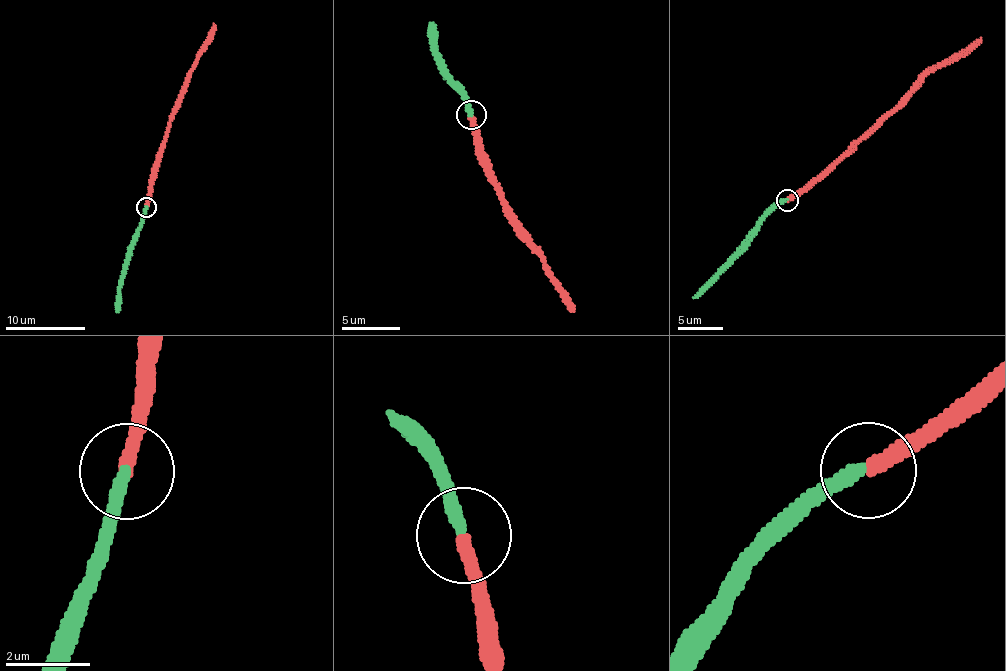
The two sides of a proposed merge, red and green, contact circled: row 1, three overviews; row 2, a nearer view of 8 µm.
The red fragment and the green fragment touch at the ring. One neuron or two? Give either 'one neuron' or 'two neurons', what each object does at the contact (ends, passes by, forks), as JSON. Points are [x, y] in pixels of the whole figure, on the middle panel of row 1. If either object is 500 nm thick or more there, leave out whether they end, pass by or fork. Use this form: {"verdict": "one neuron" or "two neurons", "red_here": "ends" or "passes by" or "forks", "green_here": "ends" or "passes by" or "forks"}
{"verdict": "one neuron", "red_here": "ends", "green_here": "ends"}

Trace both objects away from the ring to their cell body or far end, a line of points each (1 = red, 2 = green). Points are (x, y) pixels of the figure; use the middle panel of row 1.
1: (472, 115), (480, 160), (505, 212), (522, 228), (527, 244), (542, 258), (570, 310)
2: (472, 115), (447, 76), (430, 23)

